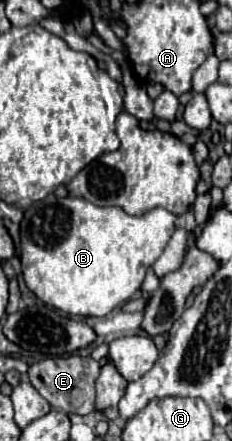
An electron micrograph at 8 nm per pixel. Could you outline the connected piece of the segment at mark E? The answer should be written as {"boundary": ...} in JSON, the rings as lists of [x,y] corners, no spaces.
{"boundary":[[[81,355],[51,357],[51,359],[33,363],[27,371],[27,377],[29,377],[29,383],[41,393],[43,399],[49,401],[51,407],[65,413],[87,415],[95,409],[95,381],[97,381],[99,369],[101,365],[91,357],[81,357]]]}

